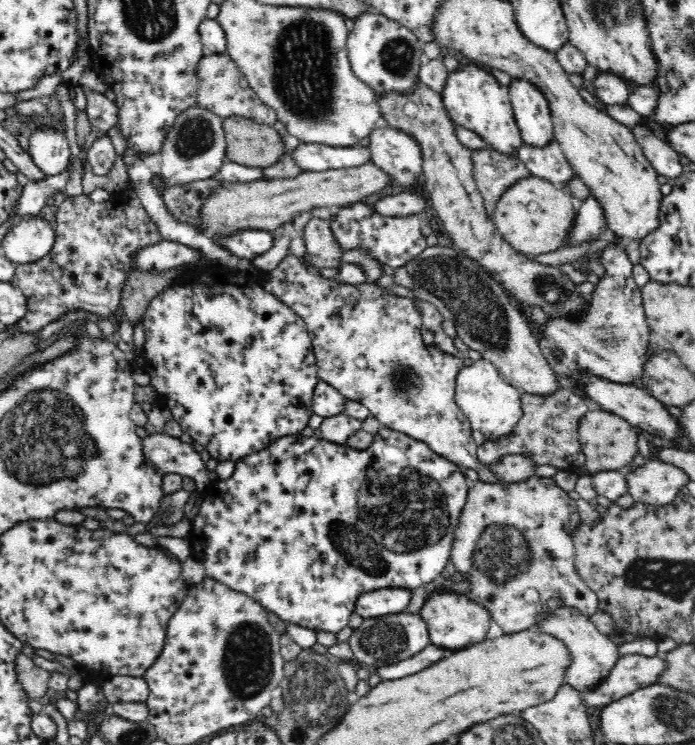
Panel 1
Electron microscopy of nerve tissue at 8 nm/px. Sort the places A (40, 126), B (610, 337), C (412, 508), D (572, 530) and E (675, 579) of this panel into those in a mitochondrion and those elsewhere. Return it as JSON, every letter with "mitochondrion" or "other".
{"A":"other","B":"mitochondrion","C":"mitochondrion","D":"other","E":"mitochondrion"}

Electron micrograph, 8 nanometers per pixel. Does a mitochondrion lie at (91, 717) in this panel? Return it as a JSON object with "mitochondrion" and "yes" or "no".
{"mitochondrion":"no"}

